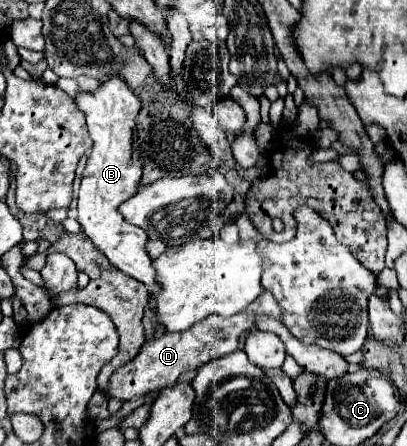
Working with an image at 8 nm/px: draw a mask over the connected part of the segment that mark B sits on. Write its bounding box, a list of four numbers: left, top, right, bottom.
[75,76,157,286]

